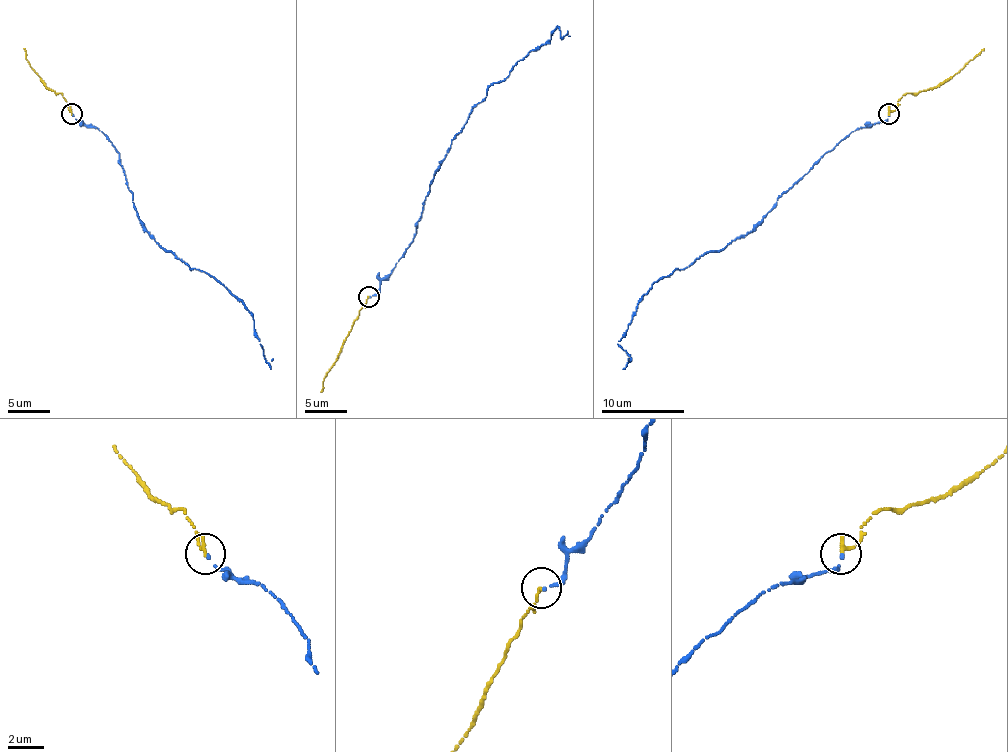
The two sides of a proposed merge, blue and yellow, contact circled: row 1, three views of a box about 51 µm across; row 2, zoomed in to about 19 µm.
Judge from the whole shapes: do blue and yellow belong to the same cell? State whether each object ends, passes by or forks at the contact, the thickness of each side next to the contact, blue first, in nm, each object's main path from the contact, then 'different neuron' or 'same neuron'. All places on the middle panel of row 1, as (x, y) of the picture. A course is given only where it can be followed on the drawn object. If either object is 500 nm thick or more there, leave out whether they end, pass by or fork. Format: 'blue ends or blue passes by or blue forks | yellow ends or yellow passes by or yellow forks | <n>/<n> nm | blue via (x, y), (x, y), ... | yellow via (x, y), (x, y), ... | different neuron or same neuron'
blue ends | yellow ends | 180/280 nm | blue via (369, 296), (379, 289), (416, 233), (429, 184), (487, 88), (547, 40), (555, 26), (562, 36), (568, 30) | yellow via (369, 296), (323, 379), (321, 391) | same neuron

